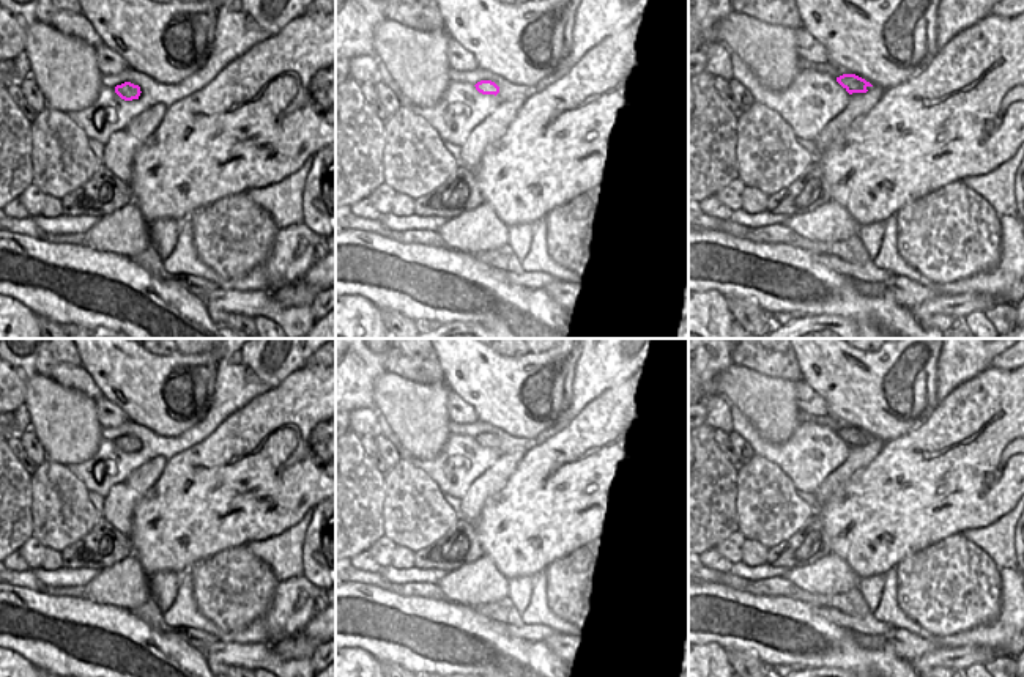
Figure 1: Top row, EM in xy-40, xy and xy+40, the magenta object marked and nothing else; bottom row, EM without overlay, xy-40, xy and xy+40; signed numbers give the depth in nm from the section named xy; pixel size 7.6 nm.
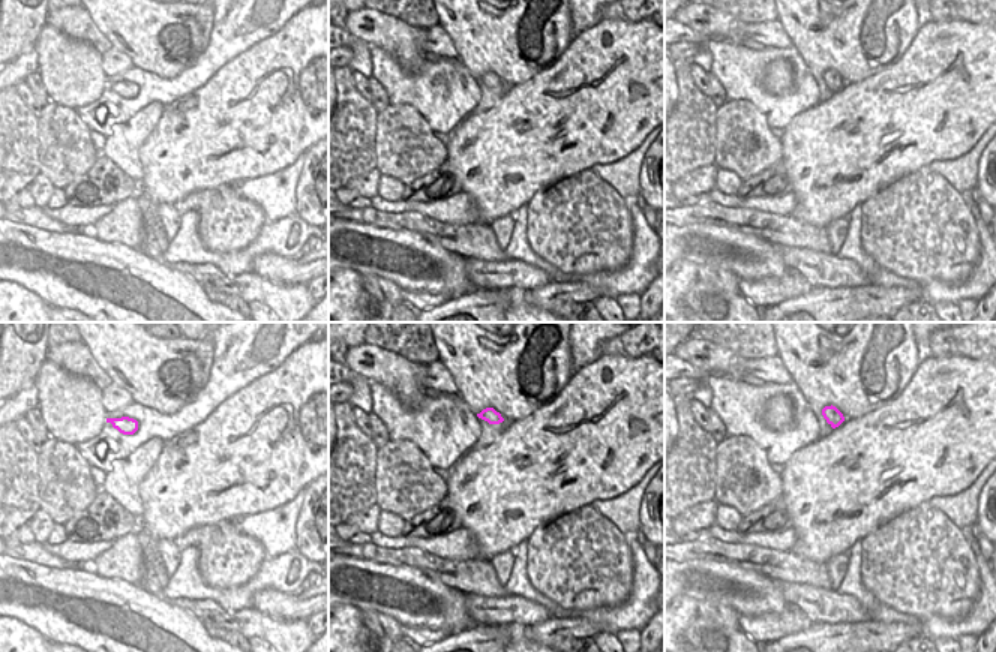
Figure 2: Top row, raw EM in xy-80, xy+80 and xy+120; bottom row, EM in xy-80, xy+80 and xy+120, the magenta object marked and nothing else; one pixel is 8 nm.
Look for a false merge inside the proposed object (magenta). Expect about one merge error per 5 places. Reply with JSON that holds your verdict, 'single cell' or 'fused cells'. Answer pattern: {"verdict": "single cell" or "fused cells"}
{"verdict": "single cell"}

